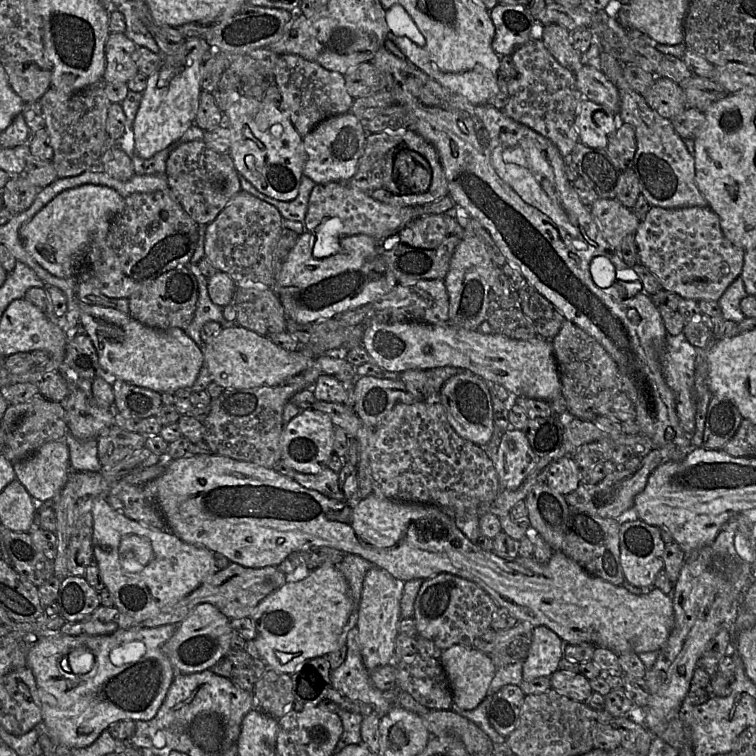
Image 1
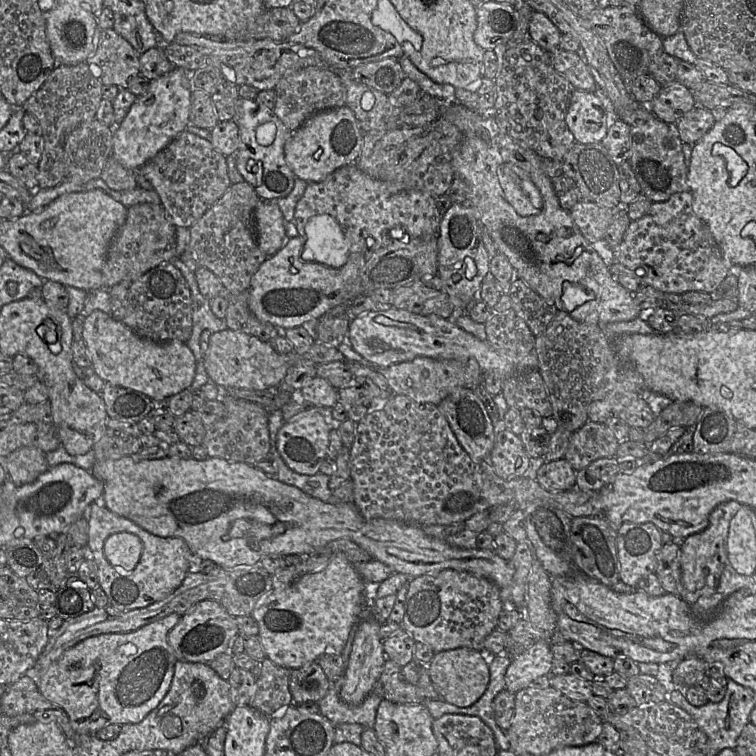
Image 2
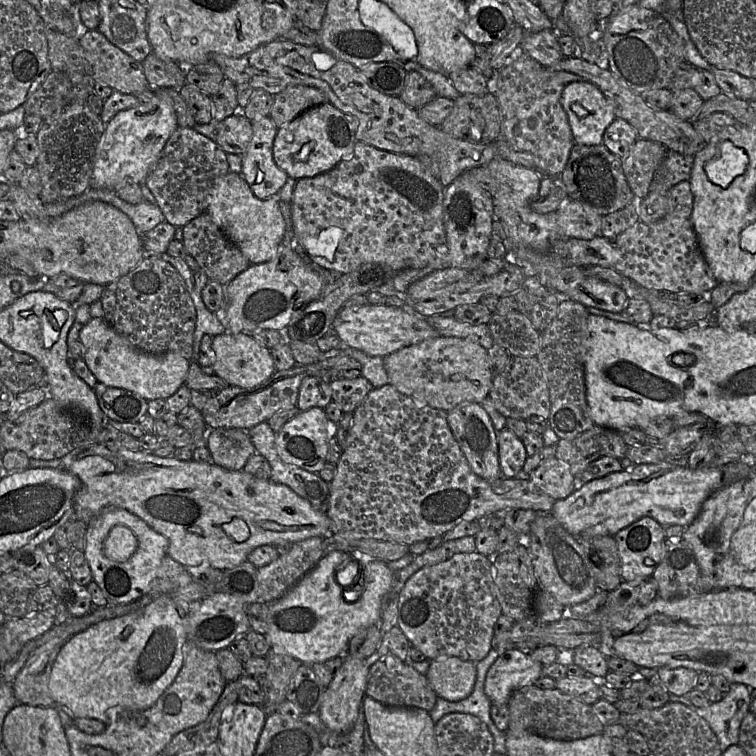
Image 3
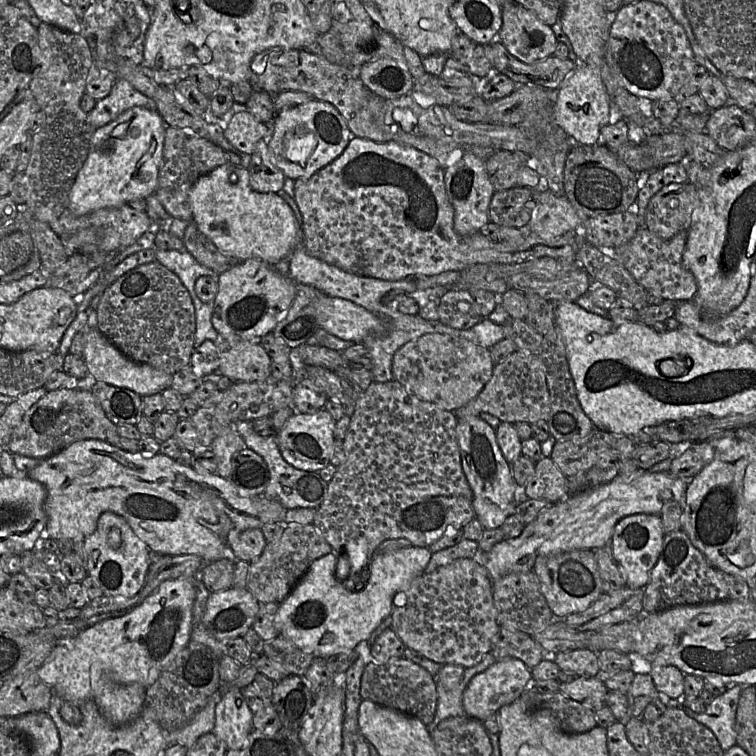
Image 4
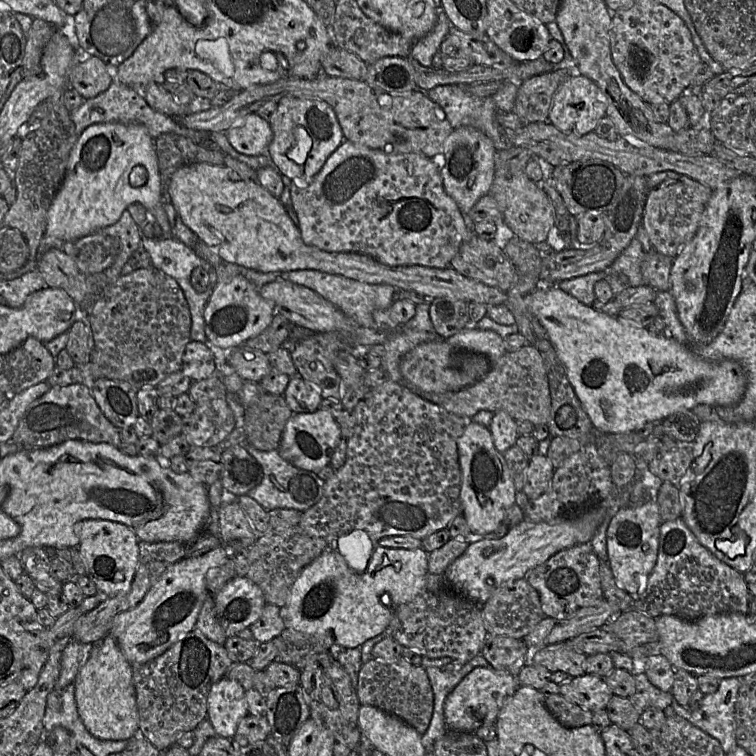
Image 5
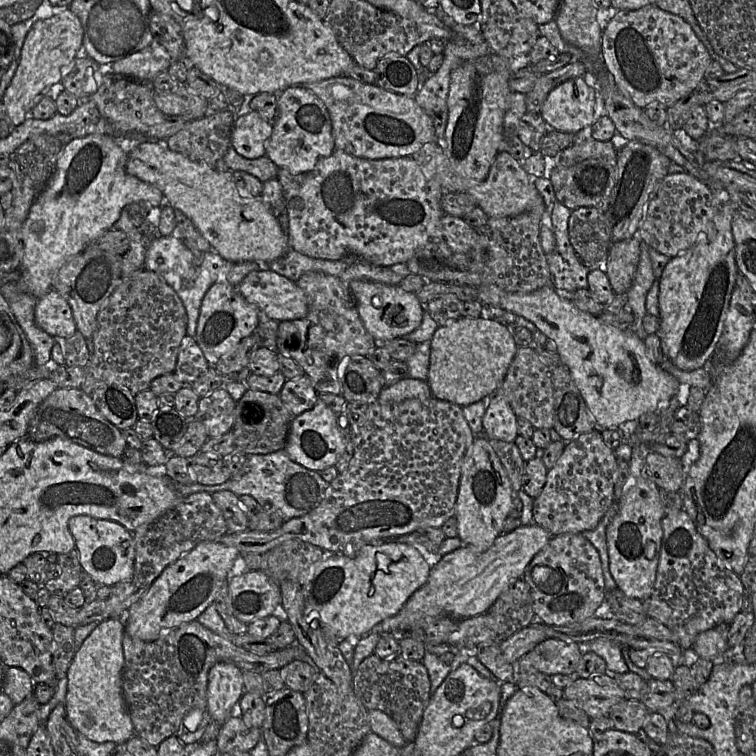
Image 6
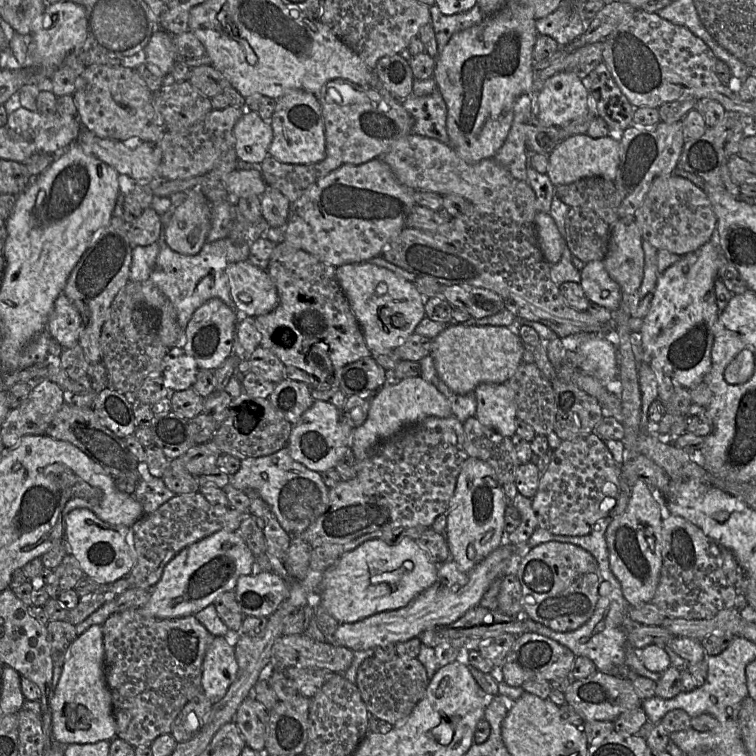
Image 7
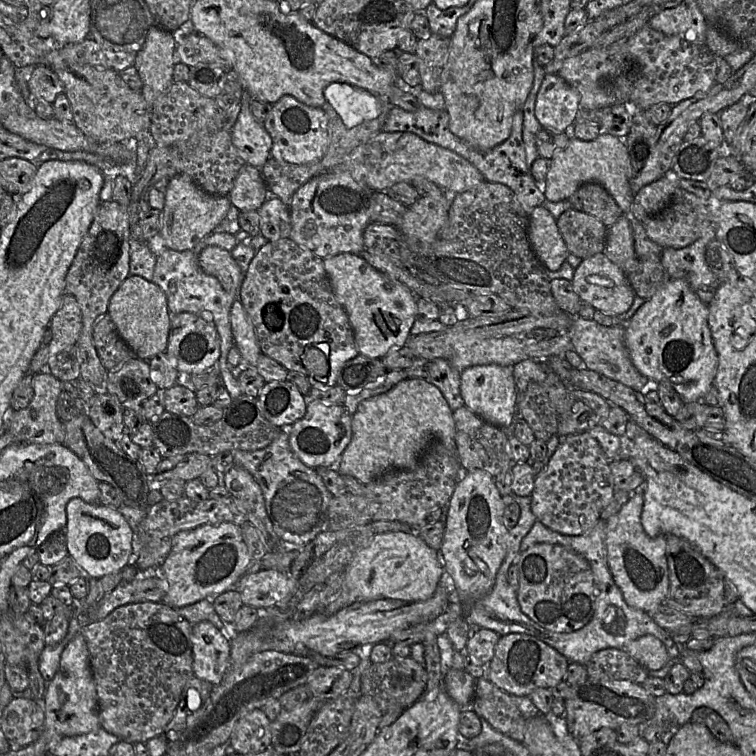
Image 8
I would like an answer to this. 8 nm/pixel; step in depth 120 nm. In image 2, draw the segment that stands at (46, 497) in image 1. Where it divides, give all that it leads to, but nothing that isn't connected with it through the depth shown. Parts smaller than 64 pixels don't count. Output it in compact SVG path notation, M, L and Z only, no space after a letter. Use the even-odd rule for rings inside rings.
M21 447L6 457L7 474L19 487L34 482L50 466L46 452L35 447Z

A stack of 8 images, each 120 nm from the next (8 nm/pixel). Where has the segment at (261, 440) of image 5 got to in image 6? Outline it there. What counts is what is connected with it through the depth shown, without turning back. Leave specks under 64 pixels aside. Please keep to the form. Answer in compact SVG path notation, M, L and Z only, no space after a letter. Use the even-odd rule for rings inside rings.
M247 389L242 398L236 402L234 417L231 431L234 435L235 449L247 456L269 454L285 449L293 417L278 394Z

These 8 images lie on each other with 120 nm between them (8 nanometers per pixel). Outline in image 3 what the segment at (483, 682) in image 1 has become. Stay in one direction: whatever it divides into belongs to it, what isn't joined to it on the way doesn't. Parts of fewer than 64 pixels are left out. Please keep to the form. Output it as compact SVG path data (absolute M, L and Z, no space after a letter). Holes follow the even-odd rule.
M455 656L432 660L426 674L436 694L451 702L463 700L473 692L476 676L476 663Z

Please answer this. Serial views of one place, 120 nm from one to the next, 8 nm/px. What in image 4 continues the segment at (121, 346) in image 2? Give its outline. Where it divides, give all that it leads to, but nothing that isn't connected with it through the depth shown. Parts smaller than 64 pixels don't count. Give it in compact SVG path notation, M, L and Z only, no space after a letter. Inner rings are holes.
M85 327L83 360L87 366L89 375L96 381L130 389L142 397L161 393L163 390L171 388L173 381L173 374L155 369L145 363L135 362L126 357L97 328Z

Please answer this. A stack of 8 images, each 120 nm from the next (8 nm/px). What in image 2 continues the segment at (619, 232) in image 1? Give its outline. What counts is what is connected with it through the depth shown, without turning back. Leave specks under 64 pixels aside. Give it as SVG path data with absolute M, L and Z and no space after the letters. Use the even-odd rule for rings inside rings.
M579 201L569 210L582 235L592 244L605 239L615 211L589 201Z

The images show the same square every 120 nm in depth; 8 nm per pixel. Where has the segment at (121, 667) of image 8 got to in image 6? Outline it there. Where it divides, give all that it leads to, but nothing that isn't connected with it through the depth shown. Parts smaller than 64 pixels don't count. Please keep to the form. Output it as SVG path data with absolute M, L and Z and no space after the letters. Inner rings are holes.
M197 619L163 633L157 640L147 642L124 633L122 639L124 653L124 669L122 674L122 691L126 708L133 723L135 735L150 745L157 747L170 736L177 736L184 717L193 709L207 709L207 684L210 668L217 662L229 662L242 671L258 673L280 669L292 661L315 663L299 644L275 650L266 655L249 652L232 640L223 638L203 626Z

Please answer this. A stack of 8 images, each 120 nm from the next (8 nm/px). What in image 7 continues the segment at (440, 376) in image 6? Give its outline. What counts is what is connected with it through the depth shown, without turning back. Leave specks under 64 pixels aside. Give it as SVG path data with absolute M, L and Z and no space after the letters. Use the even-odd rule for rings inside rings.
M450 323L432 339L432 351L436 371L440 379L456 394L473 392L483 383L506 383L522 363L525 351L520 336L513 327L459 325Z

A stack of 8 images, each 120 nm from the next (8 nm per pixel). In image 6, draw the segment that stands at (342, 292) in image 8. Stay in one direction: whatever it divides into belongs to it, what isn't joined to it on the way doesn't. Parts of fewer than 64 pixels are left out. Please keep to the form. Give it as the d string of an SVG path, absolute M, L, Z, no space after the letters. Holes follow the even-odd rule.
M353 280L349 283L349 289L366 330L378 344L406 336L422 322L425 306L415 293L407 292L398 285Z

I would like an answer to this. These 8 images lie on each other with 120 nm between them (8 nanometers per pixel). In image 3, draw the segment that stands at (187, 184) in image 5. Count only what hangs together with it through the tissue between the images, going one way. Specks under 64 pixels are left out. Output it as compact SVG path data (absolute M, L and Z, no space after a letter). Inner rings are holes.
M228 172L213 182L208 194L207 213L251 265L272 260L286 232L286 223L279 205L279 193L268 199L259 199L243 176L234 172Z

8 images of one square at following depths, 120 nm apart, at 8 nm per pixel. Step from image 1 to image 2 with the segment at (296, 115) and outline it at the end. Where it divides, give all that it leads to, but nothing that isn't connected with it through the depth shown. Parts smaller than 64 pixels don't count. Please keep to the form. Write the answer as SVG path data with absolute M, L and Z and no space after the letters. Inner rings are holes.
M306 67L284 76L275 87L273 112L290 130L298 129L313 114L346 106L346 92L337 71L333 68Z

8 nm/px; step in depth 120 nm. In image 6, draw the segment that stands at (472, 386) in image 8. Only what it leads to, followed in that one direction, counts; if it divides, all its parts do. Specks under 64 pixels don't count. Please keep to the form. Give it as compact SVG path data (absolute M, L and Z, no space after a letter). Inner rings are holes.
M489 396L482 423L483 435L487 439L514 442L518 435L517 416L503 397Z

